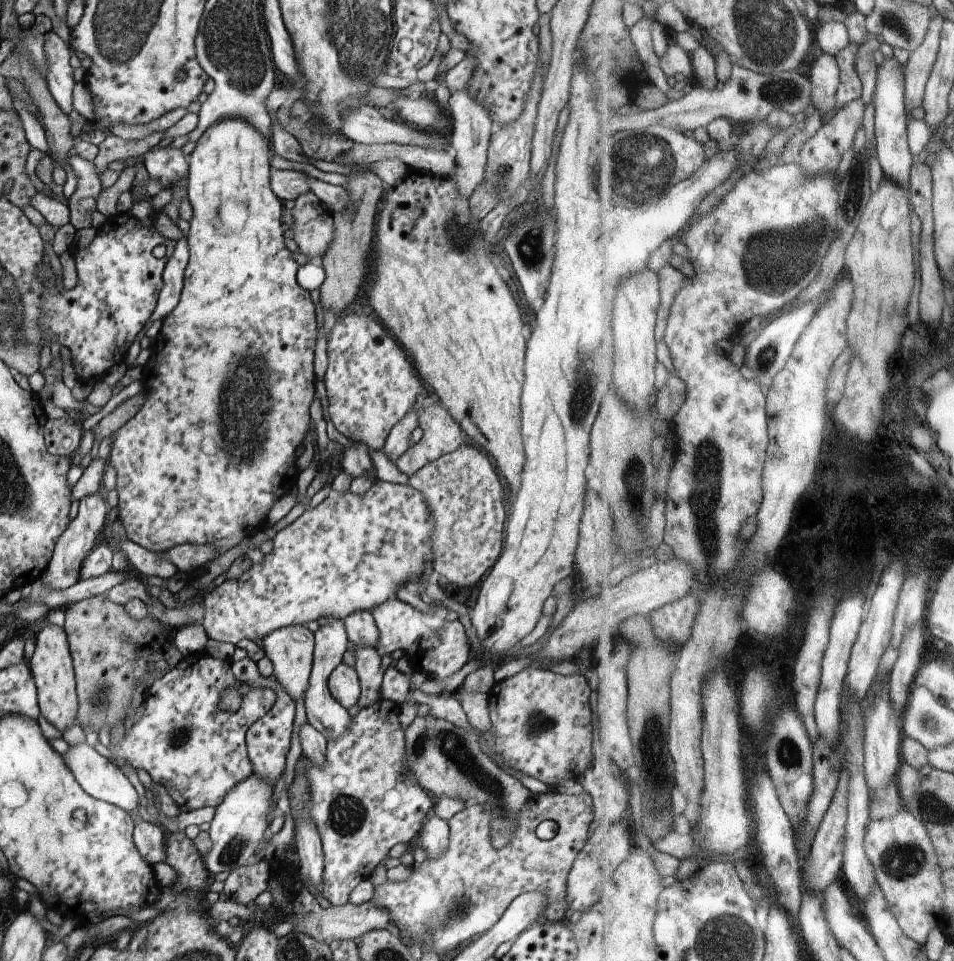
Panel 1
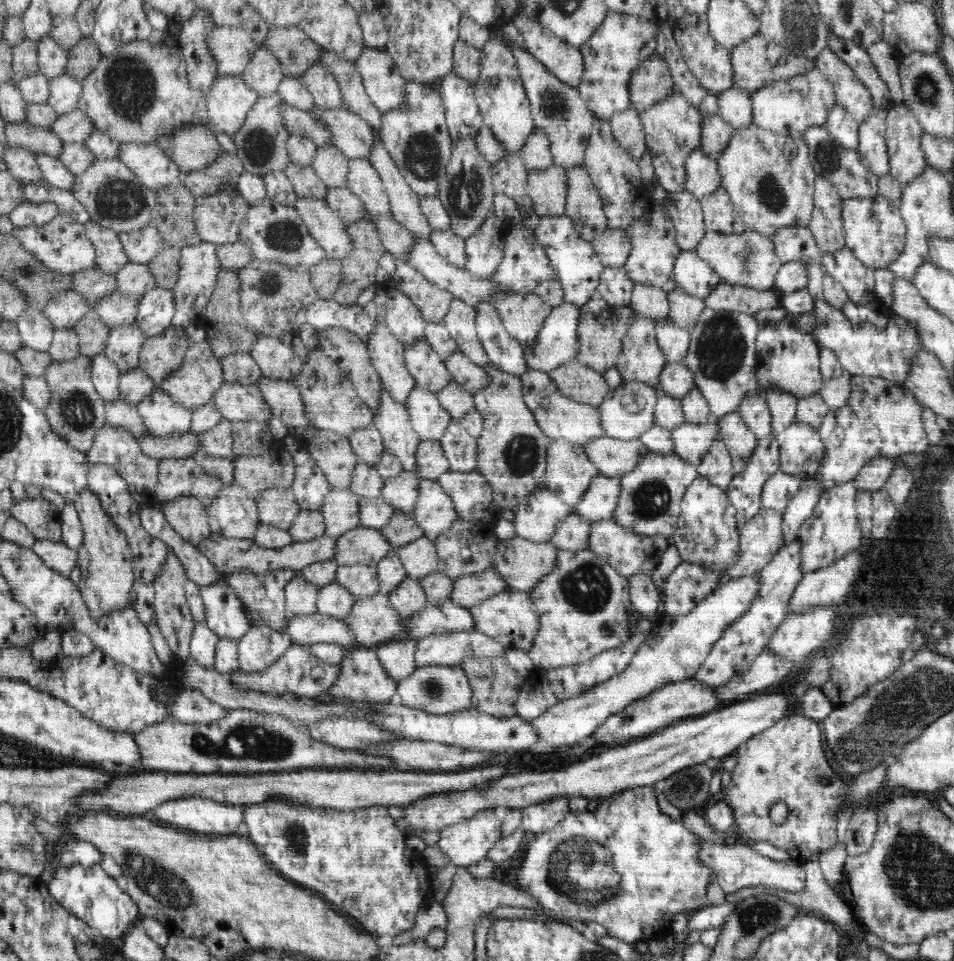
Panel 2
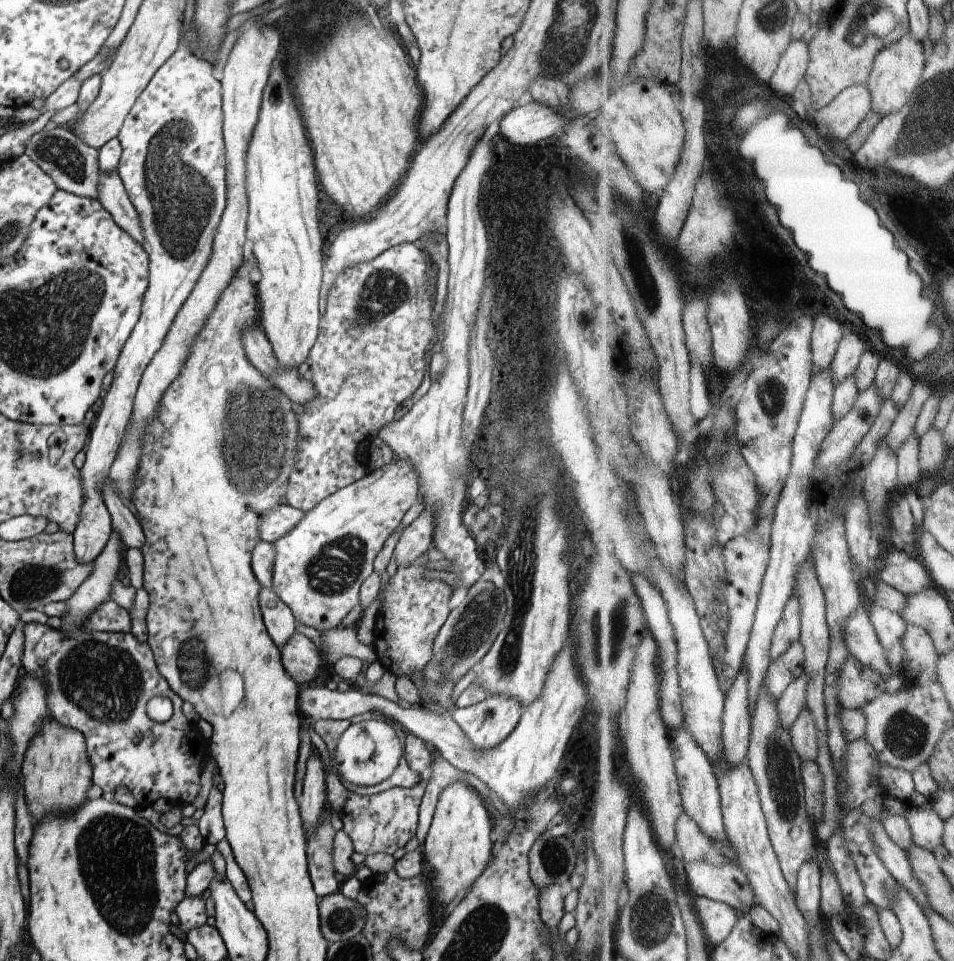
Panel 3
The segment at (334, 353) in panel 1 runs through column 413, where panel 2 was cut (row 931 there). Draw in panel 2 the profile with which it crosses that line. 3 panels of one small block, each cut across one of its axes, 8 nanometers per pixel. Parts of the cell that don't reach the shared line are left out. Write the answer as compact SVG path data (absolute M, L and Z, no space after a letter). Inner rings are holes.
M278 798L248 806L243 813L250 840L278 873L318 892L334 910L352 918L360 930L374 938L382 935L396 937L410 930L415 925L418 910L431 898L433 877L427 870L428 865L419 851L406 846L404 838L407 835L396 827L388 807L372 806L352 811L318 807L310 810Z

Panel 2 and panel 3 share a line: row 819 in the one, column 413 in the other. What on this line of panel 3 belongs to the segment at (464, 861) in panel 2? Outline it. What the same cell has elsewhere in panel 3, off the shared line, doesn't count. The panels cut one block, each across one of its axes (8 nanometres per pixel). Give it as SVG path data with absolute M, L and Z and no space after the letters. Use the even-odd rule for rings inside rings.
M392 460L384 468L363 476L320 500L312 510L304 513L302 520L280 540L276 540L273 591L292 610L294 618L316 628L320 633L338 628L344 618L359 605L359 590L362 582L373 572L373 562L384 542L404 518L404 514L420 496L420 480L410 460Z

